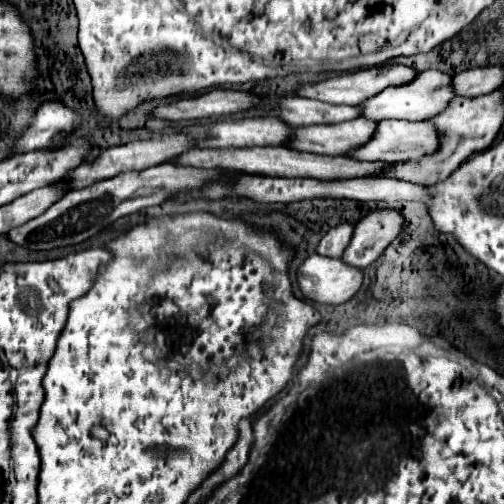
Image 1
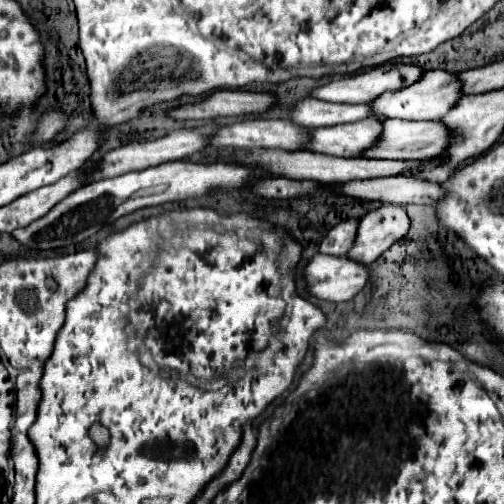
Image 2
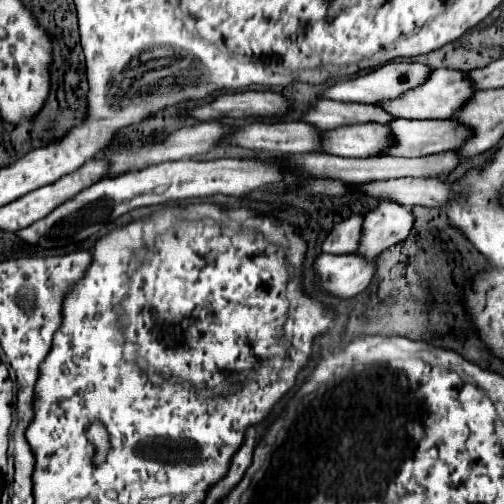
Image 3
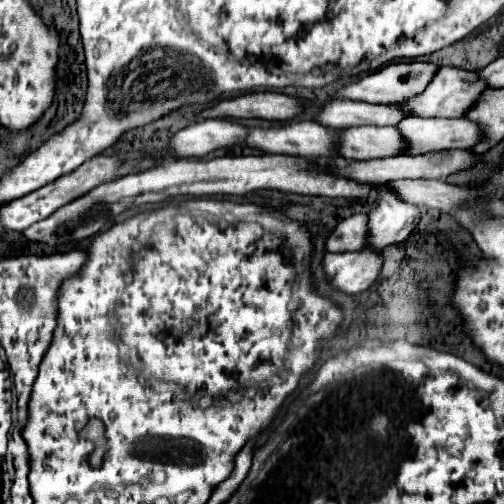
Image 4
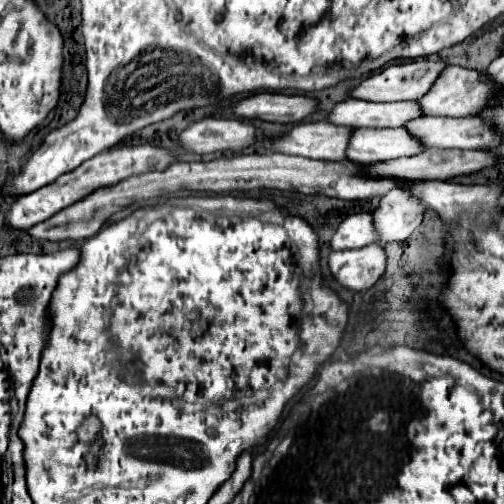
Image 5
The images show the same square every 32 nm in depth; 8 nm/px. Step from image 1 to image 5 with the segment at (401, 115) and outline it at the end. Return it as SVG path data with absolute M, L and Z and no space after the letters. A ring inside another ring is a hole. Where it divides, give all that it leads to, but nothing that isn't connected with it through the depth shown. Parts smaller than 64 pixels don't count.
M446 66L444 72L436 78L434 86L420 100L416 100L416 104L420 106L424 116L452 116L452 118L472 116L488 104L488 98L494 92L500 92L500 90L502 88L492 84L484 72L476 72L460 66Z

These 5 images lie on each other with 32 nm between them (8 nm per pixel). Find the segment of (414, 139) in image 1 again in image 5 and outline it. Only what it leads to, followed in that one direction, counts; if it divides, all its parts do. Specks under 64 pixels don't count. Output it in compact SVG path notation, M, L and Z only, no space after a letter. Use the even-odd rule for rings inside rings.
M424 116L424 118L416 118L410 120L408 124L404 124L404 128L416 136L416 140L420 140L420 144L430 150L430 148L462 148L462 150L492 150L500 144L500 136L496 132L492 132L490 124L484 120L476 120L476 118L442 118L442 116Z

